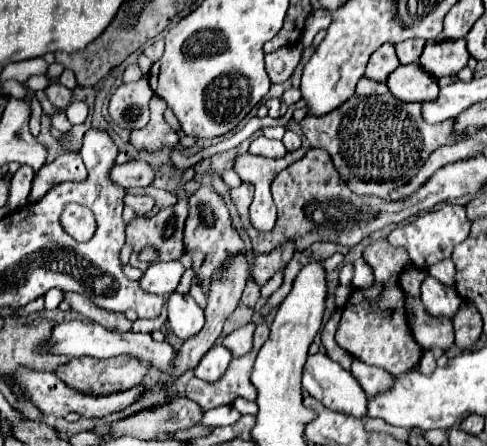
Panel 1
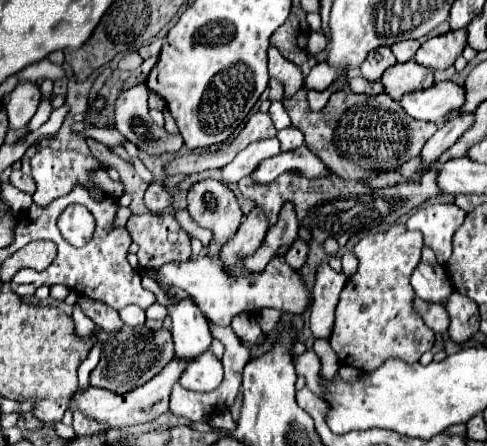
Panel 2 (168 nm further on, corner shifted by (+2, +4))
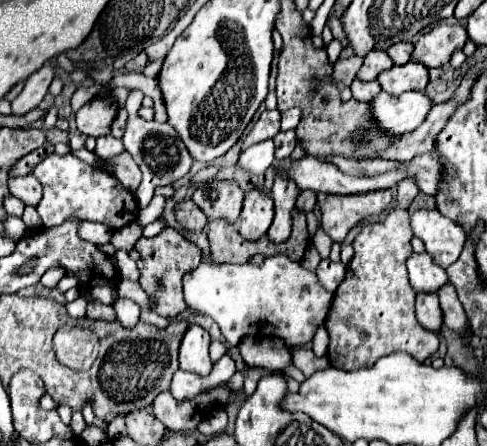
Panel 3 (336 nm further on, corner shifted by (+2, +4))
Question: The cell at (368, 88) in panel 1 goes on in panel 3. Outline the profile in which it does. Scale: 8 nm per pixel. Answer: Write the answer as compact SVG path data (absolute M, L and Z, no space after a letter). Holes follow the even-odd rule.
M354 78L354 82L350 84L350 90L352 90L352 96L354 96L356 100L360 100L360 102L370 102L370 100L374 100L374 98L382 92L378 80L364 82L364 80L360 80L360 78Z

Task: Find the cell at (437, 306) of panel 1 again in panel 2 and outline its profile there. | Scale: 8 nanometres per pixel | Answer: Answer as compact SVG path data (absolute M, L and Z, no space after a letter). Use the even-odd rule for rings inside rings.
M418 262L418 266L414 268L414 272L410 276L410 284L412 284L416 296L426 302L444 304L448 300L448 296L454 292L444 266L438 266L438 264L432 266L426 262Z

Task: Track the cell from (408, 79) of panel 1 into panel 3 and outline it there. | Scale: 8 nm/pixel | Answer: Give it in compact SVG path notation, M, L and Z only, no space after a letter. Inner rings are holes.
M406 62L402 66L392 66L378 74L378 82L384 92L402 94L408 90L424 90L428 84L428 68L418 62Z

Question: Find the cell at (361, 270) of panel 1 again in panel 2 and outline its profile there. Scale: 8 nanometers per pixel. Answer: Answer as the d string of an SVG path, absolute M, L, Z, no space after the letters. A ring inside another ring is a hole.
M344 252L344 256L341 257L342 260L342 272L346 276L352 276L358 268L358 258L354 256L354 252Z

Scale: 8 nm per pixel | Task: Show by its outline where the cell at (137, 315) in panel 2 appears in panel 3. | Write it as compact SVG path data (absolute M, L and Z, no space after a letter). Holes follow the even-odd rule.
M118 298L114 304L114 310L116 310L116 316L118 316L118 322L126 328L132 328L140 322L140 308L128 300L128 298Z

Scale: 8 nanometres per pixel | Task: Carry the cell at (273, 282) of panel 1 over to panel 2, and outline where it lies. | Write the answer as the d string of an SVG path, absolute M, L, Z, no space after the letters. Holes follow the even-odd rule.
M298 238L298 240L292 244L292 248L288 250L288 254L286 254L284 258L286 258L286 262L288 262L294 270L300 270L300 268L306 264L308 254L310 254L310 244Z

